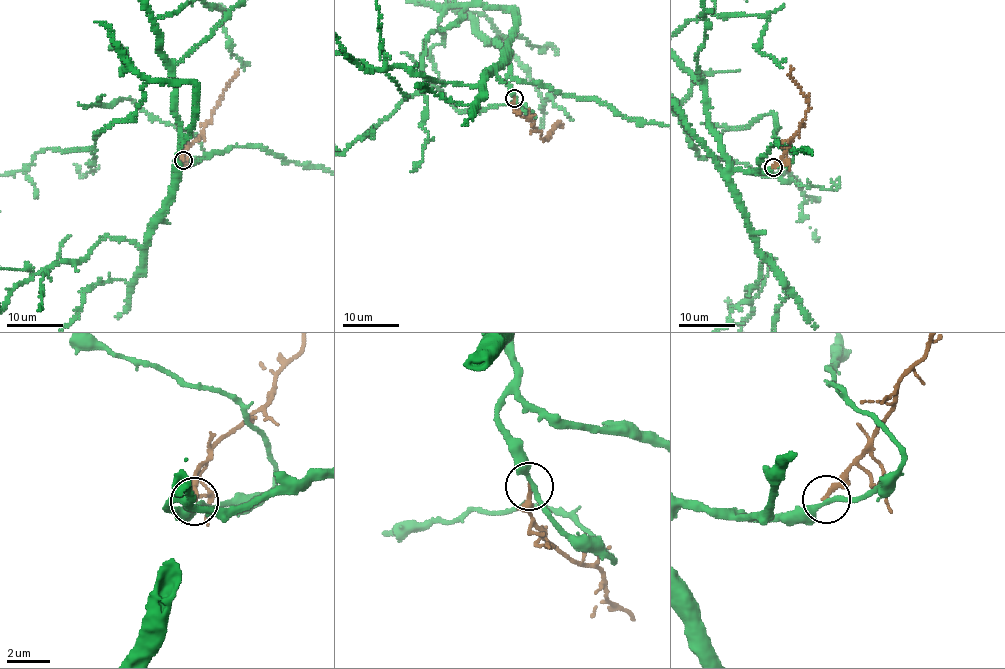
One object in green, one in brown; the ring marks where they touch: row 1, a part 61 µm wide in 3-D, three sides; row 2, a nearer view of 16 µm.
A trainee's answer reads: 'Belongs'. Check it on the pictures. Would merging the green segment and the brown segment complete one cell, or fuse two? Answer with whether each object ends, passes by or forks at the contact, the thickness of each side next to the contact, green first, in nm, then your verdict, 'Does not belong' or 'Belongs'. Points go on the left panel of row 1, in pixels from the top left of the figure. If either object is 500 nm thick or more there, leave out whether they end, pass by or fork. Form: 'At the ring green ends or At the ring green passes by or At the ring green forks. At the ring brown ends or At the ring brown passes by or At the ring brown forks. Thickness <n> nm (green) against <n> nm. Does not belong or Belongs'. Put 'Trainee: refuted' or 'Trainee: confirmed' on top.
Trainee: refuted
At the ring green passes by. At the ring brown ends. Thickness 260 nm (green) against 200 nm. Does not belong

